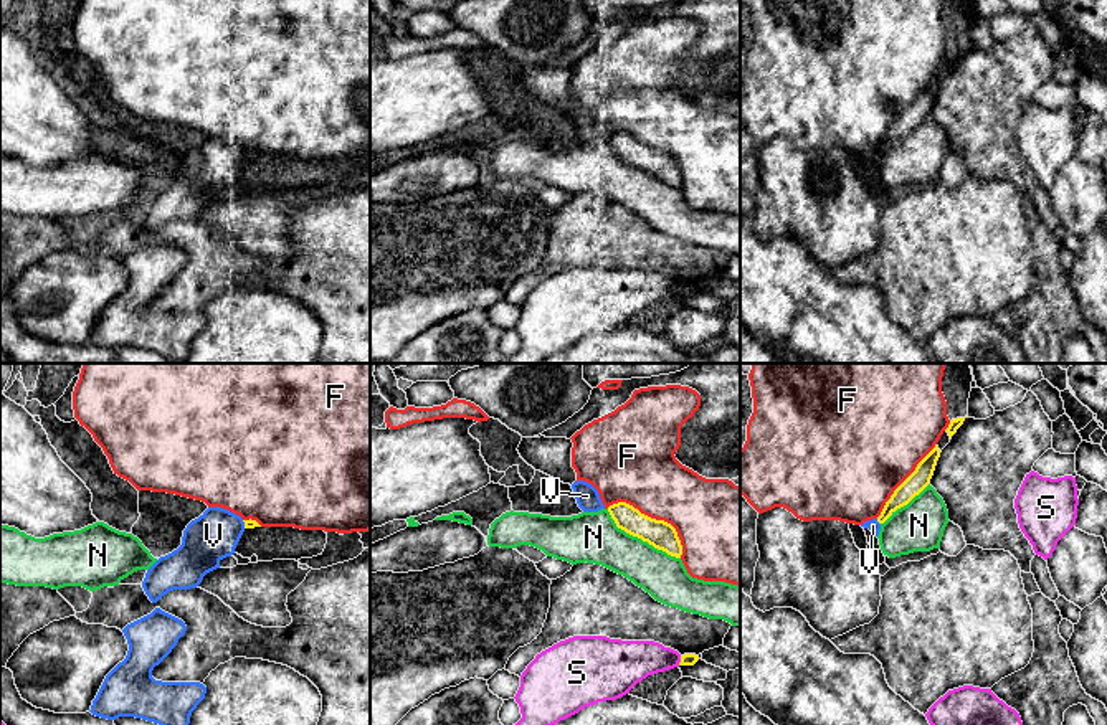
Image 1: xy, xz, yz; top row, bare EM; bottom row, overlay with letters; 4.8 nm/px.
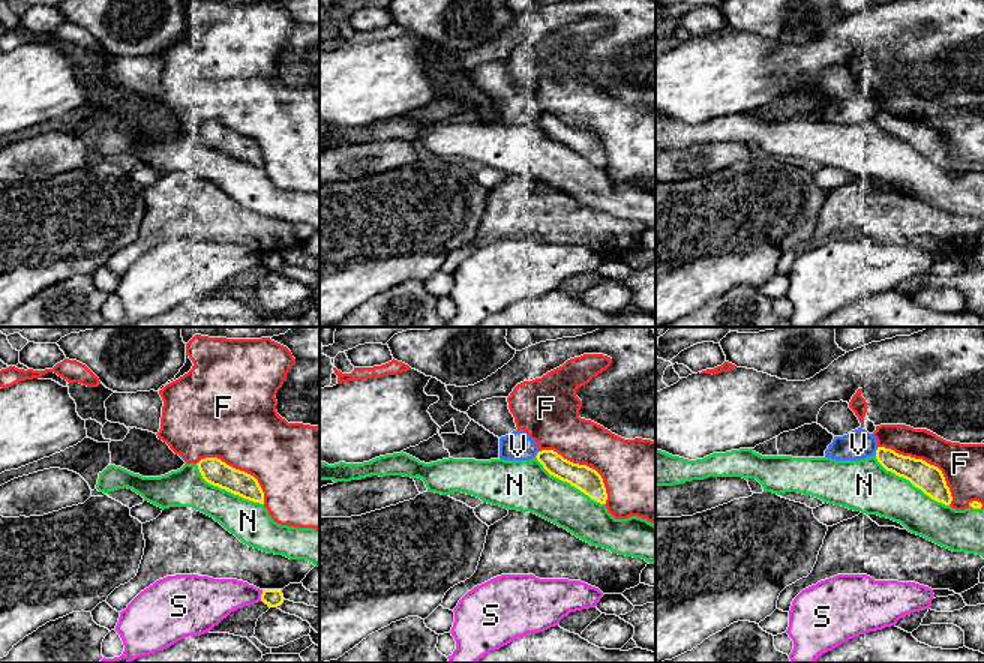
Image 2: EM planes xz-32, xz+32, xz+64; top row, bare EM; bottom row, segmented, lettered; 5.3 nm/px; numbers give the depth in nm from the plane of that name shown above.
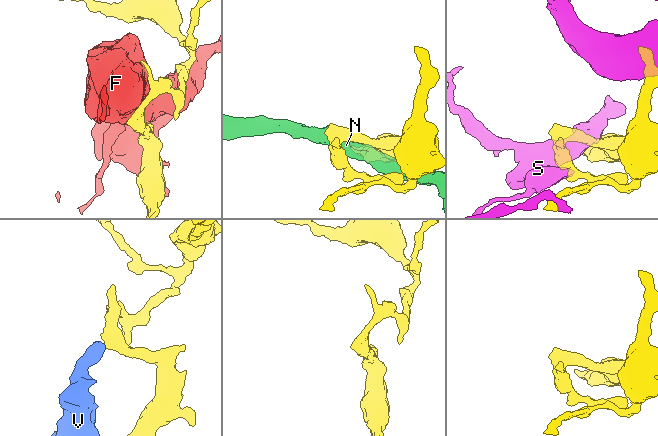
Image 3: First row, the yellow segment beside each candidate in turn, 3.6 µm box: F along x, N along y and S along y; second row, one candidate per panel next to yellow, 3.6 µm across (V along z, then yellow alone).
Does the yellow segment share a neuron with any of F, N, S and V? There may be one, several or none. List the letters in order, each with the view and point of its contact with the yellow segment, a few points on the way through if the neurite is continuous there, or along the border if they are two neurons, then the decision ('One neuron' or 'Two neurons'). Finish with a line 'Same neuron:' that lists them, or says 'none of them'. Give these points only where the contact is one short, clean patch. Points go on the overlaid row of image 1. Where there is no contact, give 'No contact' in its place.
F: Touches yellow at xz (655, 519). Two neurons
N: Touches yellow at xz (640, 537). Two neurons
S: Touches yellow at xz (681, 661). Two neurons
V: Touches yellow at yz (878, 521). Two neurons
Same neuron: none of them

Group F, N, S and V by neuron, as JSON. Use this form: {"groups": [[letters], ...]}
{"groups": [["F"], ["N"], ["S"], ["V"]]}

